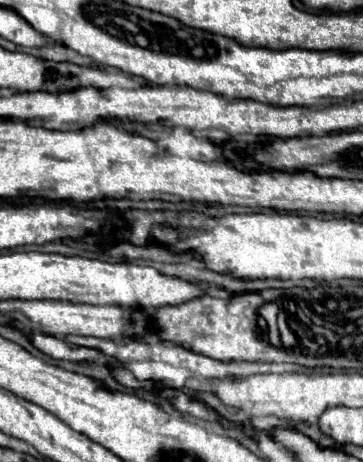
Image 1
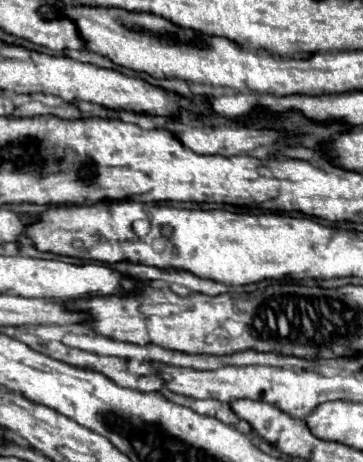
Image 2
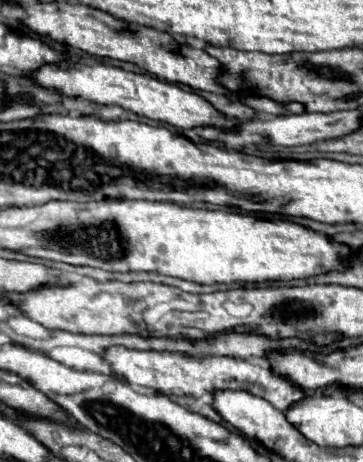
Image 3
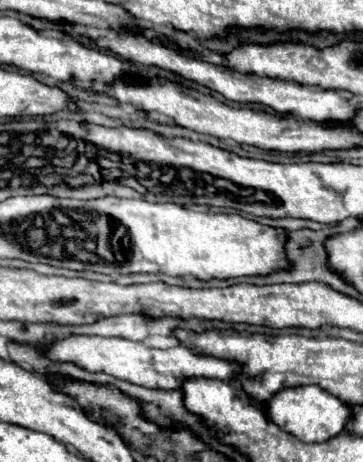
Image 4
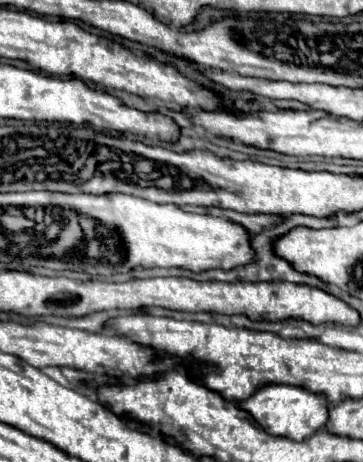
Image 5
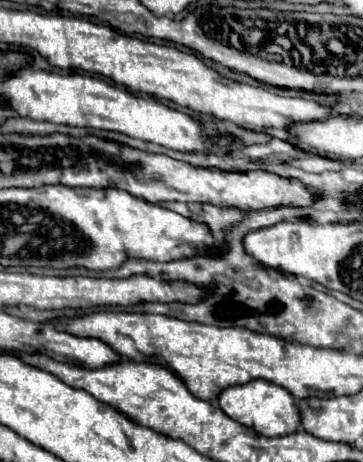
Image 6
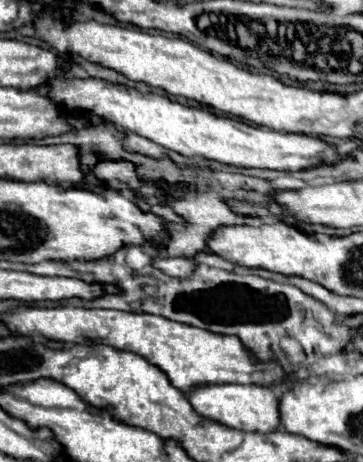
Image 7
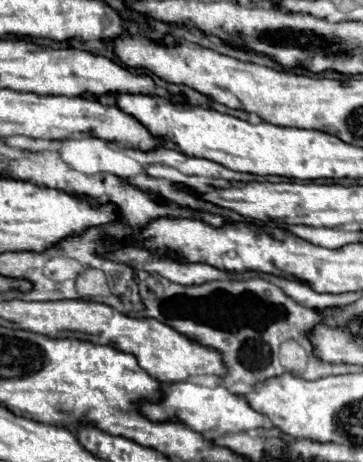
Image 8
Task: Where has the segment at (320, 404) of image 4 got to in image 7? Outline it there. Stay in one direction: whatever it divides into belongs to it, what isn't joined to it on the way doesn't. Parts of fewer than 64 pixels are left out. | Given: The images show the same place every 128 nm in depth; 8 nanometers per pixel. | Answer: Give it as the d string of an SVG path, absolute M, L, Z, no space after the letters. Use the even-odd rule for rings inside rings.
M204 384L194 386L188 394L188 402L192 408L208 420L216 420L228 428L244 430L244 432L272 432L280 426L278 414L278 396L272 388L258 386L258 384Z

